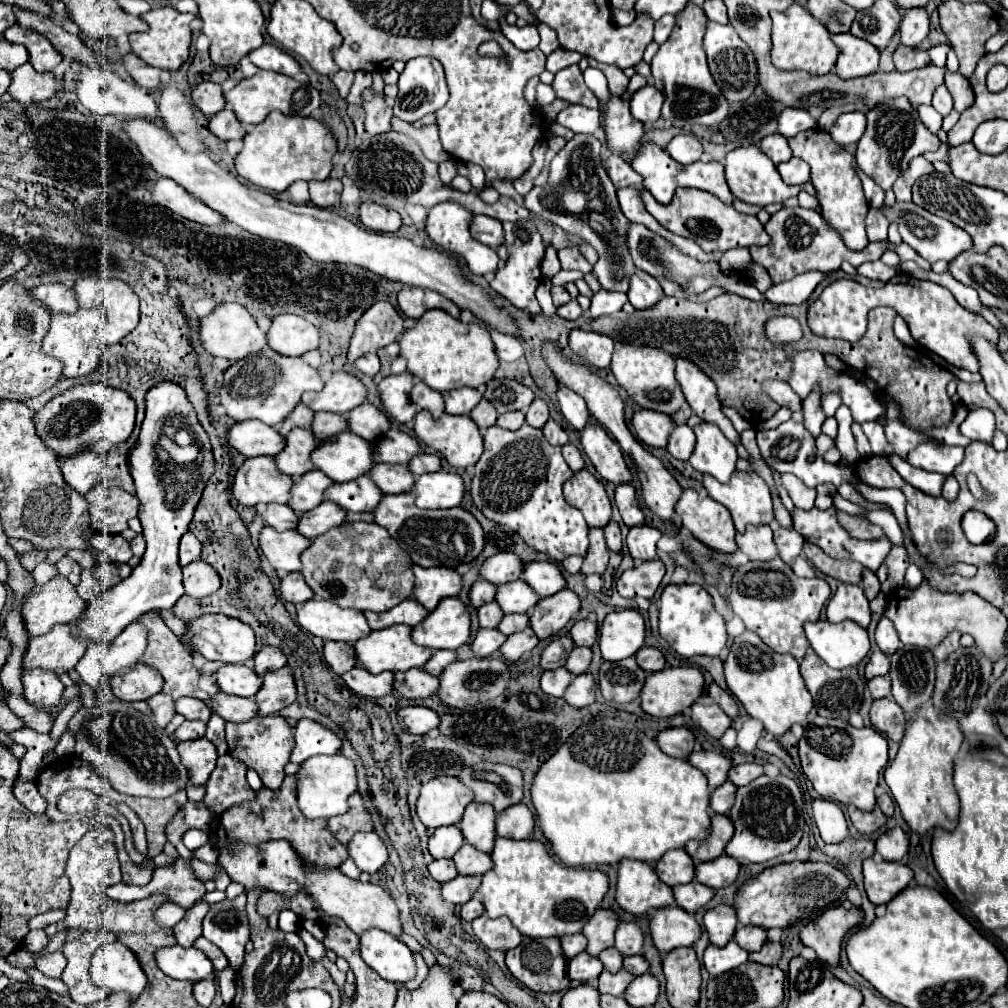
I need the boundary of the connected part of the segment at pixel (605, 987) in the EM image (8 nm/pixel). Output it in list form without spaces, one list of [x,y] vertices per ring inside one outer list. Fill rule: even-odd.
[[[604,970],[598,978],[598,990],[600,994],[612,994],[612,996],[624,996],[628,984],[634,980],[634,976],[628,970],[620,970],[616,974]]]

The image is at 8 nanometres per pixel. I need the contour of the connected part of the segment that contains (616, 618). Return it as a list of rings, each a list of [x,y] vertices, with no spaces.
[[[620,610],[606,616],[600,628],[600,650],[604,660],[616,662],[634,656],[646,638],[646,624],[638,610]]]

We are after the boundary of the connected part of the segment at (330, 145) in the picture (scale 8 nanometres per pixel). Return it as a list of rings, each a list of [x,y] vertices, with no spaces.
[[[270,112],[262,124],[250,126],[244,148],[236,156],[236,170],[242,178],[270,192],[284,192],[296,180],[324,180],[332,172],[332,158],[338,142],[330,128],[312,116],[286,116]]]

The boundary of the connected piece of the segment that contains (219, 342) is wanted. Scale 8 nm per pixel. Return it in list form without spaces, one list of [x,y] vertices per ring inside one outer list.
[[[220,304],[212,314],[202,318],[198,338],[200,338],[200,344],[212,356],[222,356],[222,358],[228,358],[228,360],[242,360],[250,354],[260,352],[268,344],[266,332],[262,332],[258,328],[252,314],[240,304]]]

